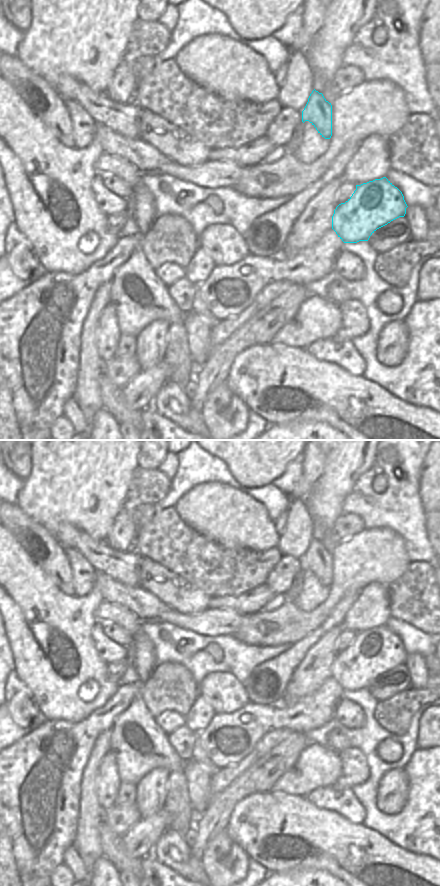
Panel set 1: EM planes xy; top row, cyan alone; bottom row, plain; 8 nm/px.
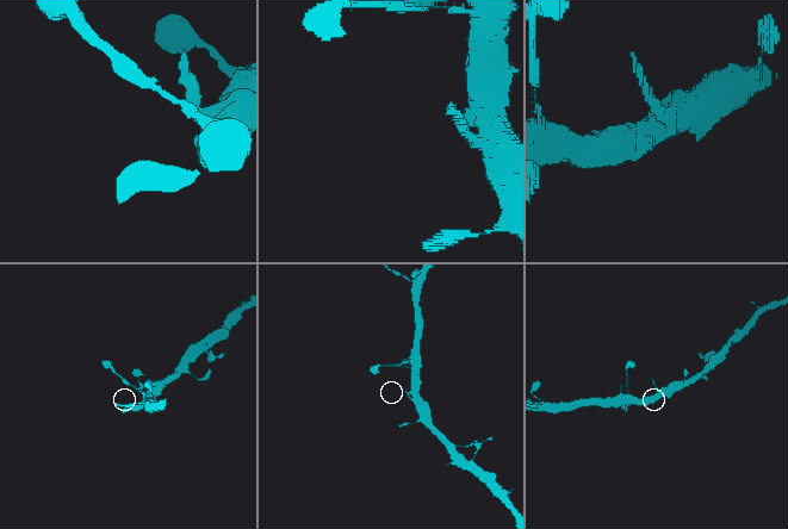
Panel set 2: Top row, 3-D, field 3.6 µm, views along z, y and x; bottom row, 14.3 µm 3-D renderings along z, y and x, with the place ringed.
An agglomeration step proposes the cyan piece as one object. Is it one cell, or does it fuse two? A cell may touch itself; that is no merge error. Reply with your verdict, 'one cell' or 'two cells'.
one cell

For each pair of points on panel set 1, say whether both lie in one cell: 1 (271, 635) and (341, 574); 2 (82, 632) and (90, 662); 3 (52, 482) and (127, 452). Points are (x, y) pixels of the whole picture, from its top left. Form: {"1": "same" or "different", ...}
{"1": "same", "2": "same", "3": "same"}

